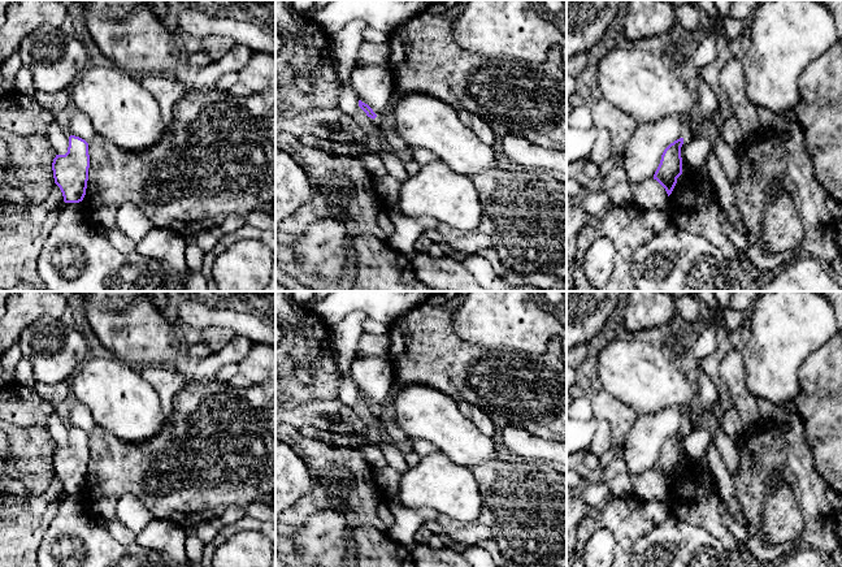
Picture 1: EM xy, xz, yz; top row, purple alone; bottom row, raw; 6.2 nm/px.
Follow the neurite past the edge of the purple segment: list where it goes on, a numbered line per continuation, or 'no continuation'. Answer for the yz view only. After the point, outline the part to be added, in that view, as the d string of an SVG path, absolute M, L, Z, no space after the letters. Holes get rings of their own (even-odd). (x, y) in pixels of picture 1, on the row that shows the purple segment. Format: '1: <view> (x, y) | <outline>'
no continuation

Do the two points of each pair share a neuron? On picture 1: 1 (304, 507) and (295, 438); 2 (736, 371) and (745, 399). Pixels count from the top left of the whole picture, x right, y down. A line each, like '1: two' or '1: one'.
1: one
2: one

